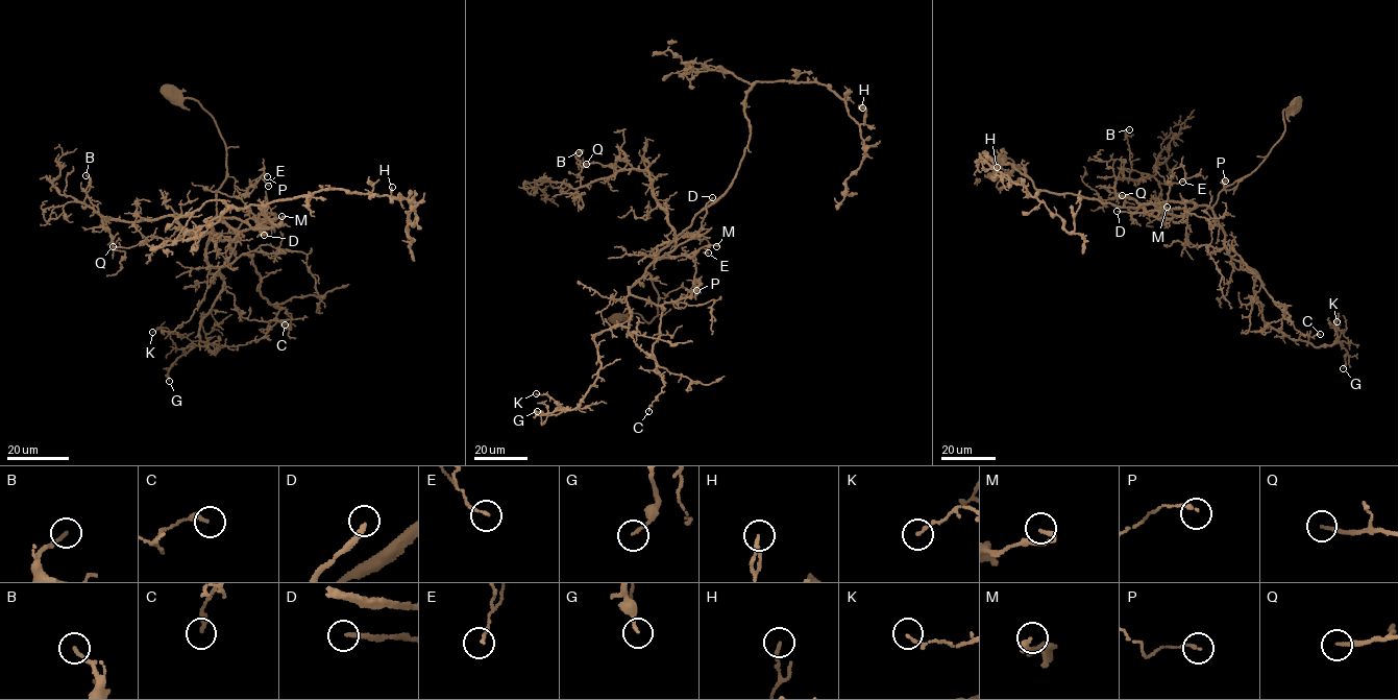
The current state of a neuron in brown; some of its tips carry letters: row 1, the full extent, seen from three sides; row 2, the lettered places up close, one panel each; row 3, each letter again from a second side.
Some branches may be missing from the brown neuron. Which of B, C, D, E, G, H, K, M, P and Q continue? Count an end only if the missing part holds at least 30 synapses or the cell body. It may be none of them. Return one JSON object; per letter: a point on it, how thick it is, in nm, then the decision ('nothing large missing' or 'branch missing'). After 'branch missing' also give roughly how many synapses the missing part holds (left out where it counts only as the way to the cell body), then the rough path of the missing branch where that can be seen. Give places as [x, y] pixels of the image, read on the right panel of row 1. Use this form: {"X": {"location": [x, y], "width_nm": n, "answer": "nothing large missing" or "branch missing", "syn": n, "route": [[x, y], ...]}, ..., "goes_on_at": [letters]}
{"B": {"location": [1129, 129], "width_nm": 140, "answer": "nothing large missing"}, "C": {"location": [1320, 334], "width_nm": 240, "answer": "nothing large missing"}, "D": {"location": [1117, 211], "width_nm": 220, "answer": "branch missing", "syn": 90, "route": [[1117, 211], [1068, 190], [1040, 165], [1040, 183]]}, "E": {"location": [1182, 182], "width_nm": 130, "answer": "nothing large missing"}, "G": {"location": [1343, 368], "width_nm": 130, "answer": "nothing large missing"}, "H": {"location": [997, 167], "width_nm": 180, "answer": "nothing large missing"}, "K": {"location": [1337, 321], "width_nm": 130, "answer": "nothing large missing"}, "M": {"location": [1167, 207], "width_nm": 180, "answer": "nothing large missing"}, "P": {"location": [1225, 180], "width_nm": 140, "answer": "nothing large missing"}, "Q": {"location": [1122, 195], "width_nm": 150, "answer": "nothing large missing"}, "goes_on_at": ["D"]}

